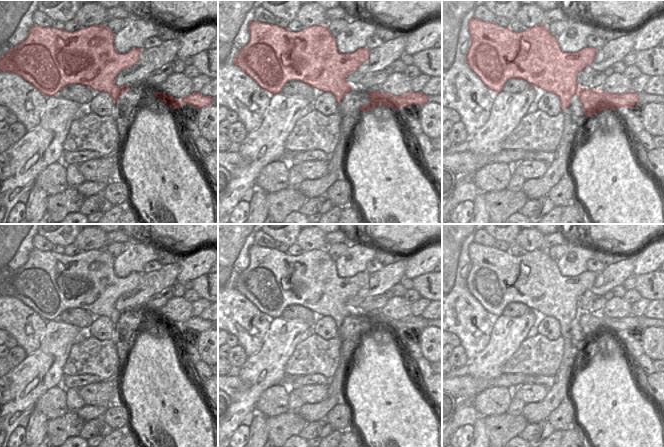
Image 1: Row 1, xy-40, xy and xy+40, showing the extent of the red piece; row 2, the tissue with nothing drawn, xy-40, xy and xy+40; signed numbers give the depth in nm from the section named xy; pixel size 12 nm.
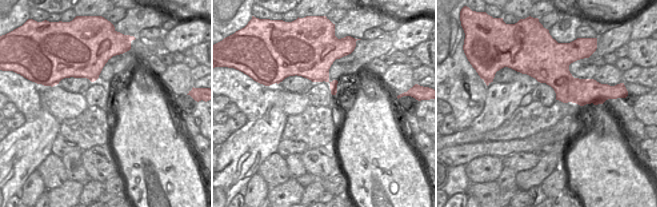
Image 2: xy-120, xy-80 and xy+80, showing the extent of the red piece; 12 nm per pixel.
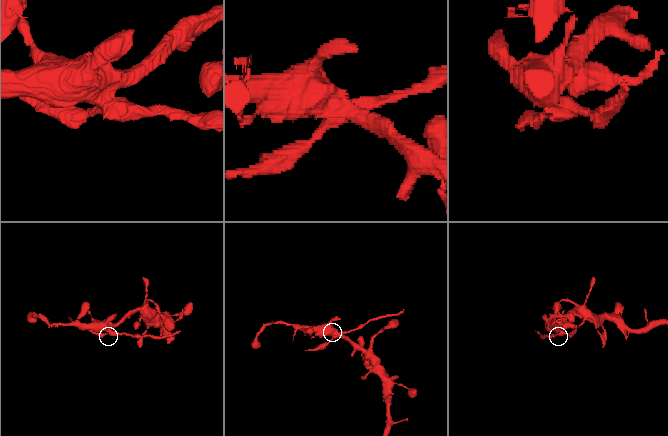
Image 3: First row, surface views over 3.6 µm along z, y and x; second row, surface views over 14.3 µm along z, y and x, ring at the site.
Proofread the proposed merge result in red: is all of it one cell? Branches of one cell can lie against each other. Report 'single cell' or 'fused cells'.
fused cells

